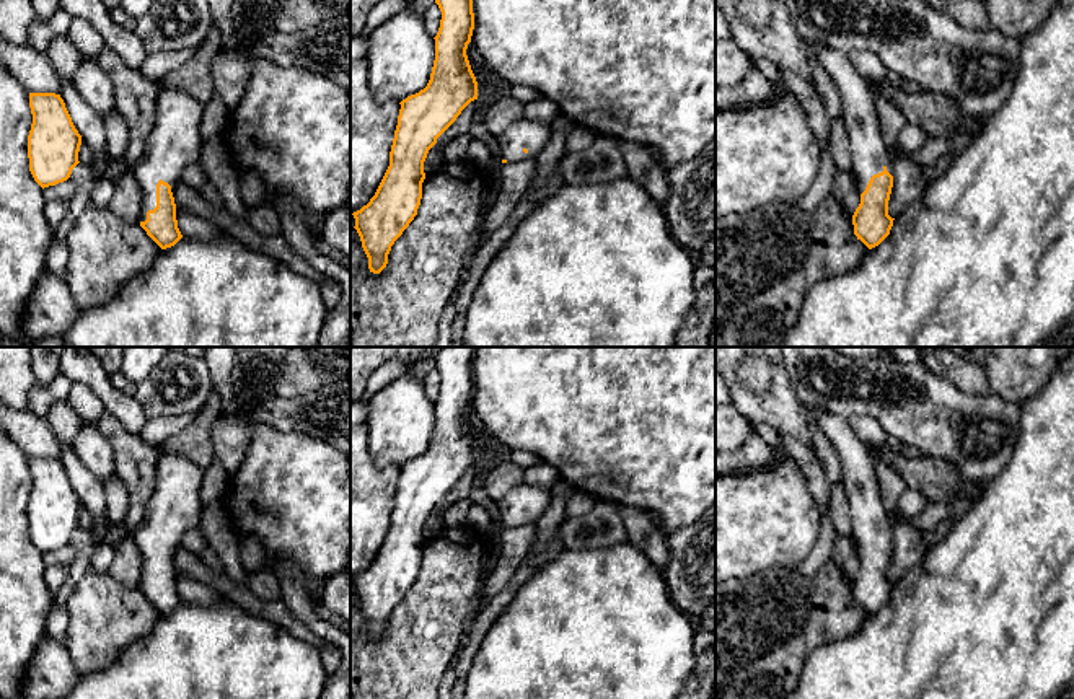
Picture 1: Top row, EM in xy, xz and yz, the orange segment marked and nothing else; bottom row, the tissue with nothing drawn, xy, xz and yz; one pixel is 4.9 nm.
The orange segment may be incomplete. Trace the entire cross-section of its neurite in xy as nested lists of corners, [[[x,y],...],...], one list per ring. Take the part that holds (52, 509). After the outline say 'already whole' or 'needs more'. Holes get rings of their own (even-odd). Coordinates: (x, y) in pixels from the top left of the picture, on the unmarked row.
[[[29,458],[33,489],[28,500],[29,536],[44,554],[70,543],[80,528],[81,500],[60,459]]]; already whole

